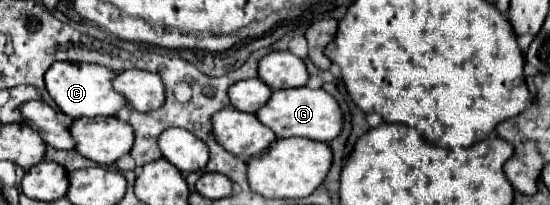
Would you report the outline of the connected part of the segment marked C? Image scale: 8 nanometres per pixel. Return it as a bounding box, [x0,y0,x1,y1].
[45,62,127,118]

